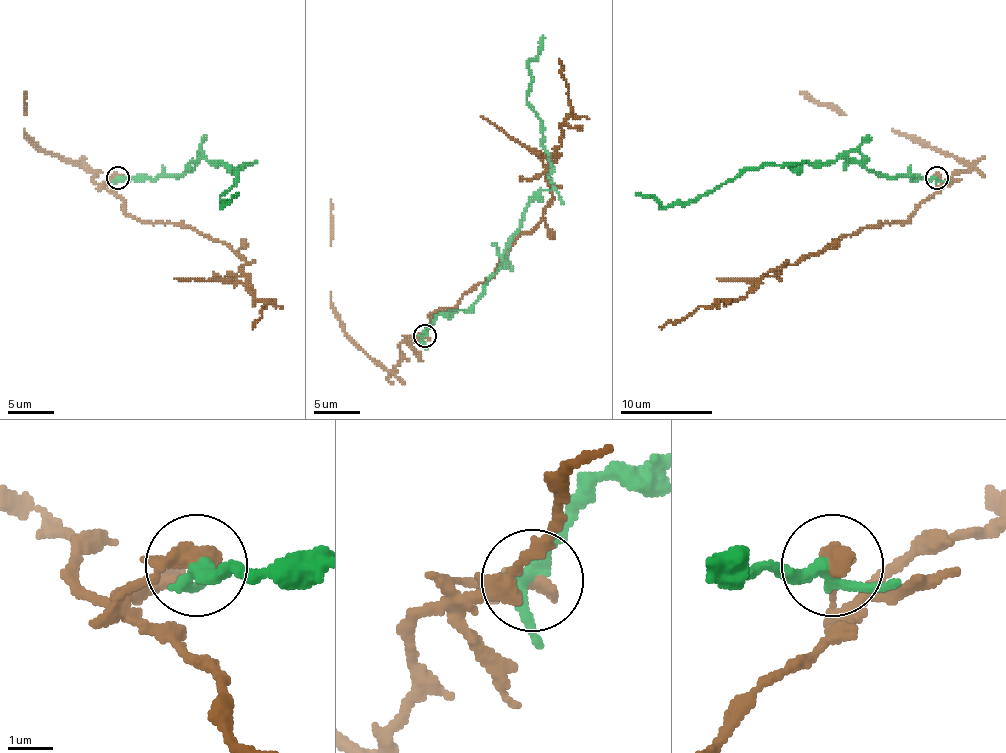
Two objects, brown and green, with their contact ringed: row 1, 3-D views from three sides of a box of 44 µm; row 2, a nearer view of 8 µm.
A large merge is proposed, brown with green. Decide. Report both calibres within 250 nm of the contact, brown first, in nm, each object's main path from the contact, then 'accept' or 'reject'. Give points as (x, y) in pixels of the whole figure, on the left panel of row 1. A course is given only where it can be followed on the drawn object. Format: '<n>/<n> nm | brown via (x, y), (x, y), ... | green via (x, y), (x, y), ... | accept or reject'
500/300 nm | brown via (118, 177), (105, 186), (128, 214), (183, 223), (245, 262), (241, 269), (245, 287), (264, 306), (252, 327) | green via (118, 177), (183, 177), (202, 158), (234, 167), (245, 165), (220, 197), (225, 202), (222, 207), (236, 193) | reject

